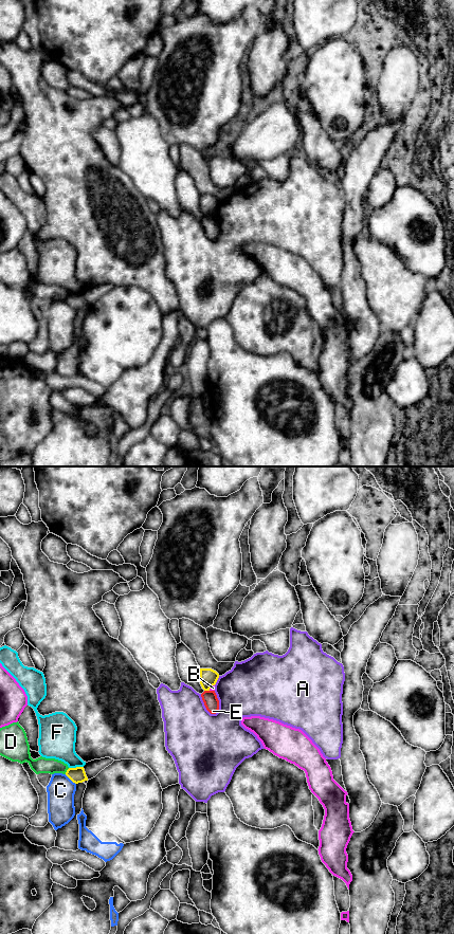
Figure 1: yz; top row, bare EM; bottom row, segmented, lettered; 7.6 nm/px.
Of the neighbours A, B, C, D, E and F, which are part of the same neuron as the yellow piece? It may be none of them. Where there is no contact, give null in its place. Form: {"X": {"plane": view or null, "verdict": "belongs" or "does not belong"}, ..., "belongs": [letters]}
{"A": {"plane": "yz", "verdict": "does not belong"}, "B": {"plane": "yz", "verdict": "does not belong"}, "C": {"plane": "yz", "verdict": "does not belong"}, "D": {"plane": "yz", "verdict": "does not belong"}, "E": {"plane": "yz", "verdict": "does not belong"}, "F": {"plane": "yz", "verdict": "does not belong"}, "belongs": []}

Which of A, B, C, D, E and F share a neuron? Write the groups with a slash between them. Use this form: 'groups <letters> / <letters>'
groups A / B / C / D / E / F

